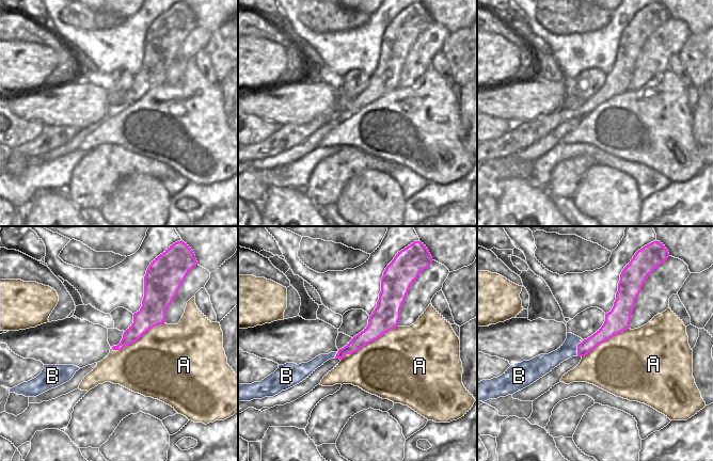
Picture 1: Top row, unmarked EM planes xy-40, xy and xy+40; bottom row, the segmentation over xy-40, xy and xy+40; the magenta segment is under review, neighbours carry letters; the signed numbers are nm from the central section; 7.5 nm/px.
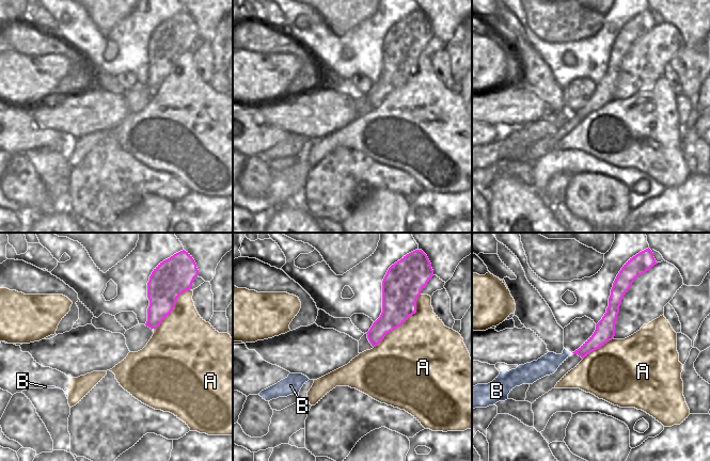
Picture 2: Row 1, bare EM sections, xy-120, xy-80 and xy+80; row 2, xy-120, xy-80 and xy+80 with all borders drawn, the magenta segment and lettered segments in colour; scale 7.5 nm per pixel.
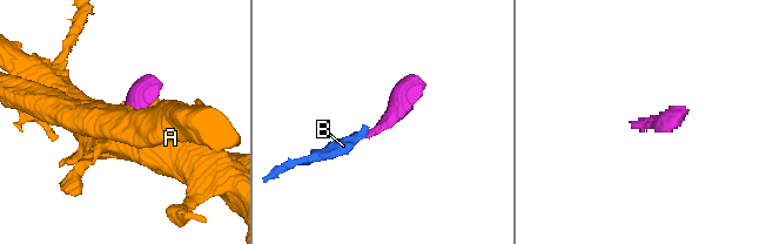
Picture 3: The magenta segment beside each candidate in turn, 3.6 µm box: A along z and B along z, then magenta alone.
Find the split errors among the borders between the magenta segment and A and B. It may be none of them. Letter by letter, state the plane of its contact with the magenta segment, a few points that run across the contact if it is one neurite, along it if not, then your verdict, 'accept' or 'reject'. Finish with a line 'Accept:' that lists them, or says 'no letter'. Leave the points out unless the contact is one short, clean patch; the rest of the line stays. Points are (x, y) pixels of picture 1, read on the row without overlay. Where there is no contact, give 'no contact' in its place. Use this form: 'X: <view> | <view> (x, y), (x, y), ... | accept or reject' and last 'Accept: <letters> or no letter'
A: xy | reject
B: xy+40 | xy+40 (605, 93), (583, 109), (577, 109), (570, 109), (548, 123) | accept
Accept: B

